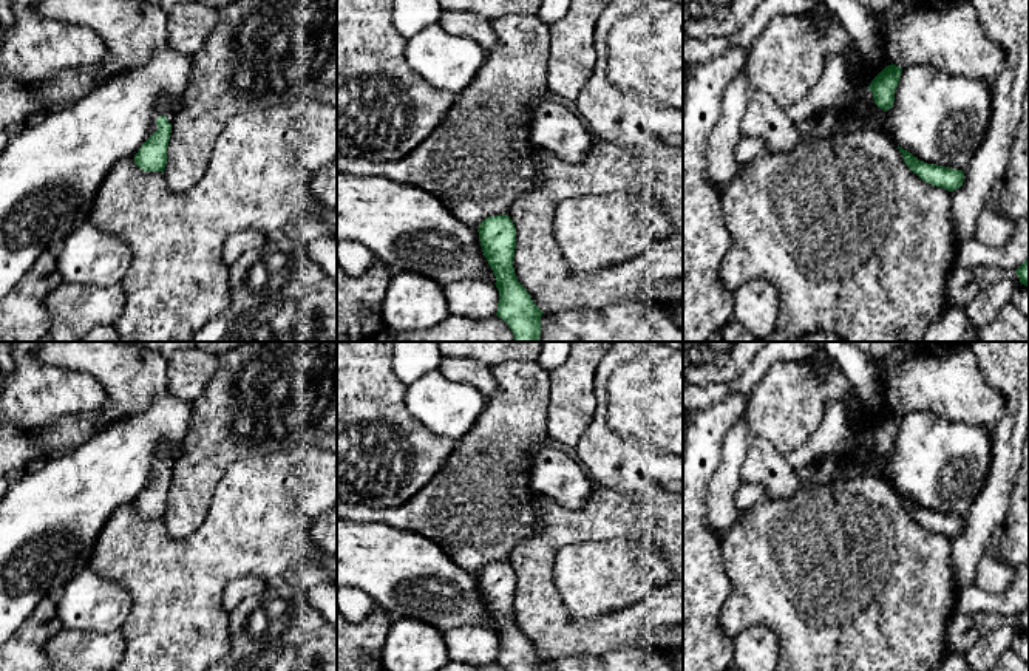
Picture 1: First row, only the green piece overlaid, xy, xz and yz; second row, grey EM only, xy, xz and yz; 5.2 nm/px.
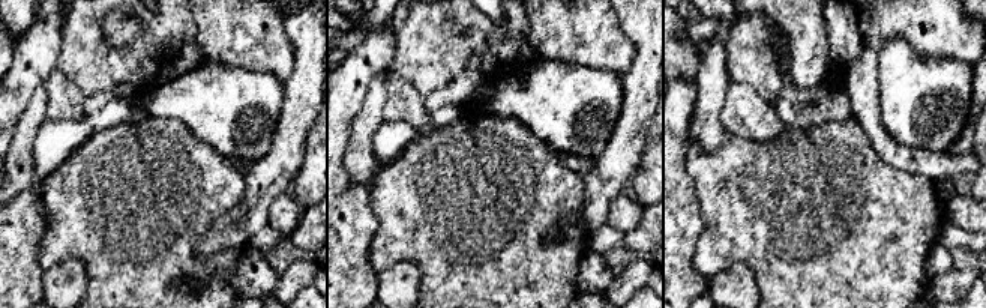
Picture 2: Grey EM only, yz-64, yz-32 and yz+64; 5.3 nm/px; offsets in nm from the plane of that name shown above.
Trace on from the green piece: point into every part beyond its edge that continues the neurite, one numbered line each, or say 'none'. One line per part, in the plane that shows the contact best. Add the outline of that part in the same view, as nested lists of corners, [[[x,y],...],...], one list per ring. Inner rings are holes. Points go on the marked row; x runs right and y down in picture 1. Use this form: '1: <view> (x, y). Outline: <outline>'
1: yz (858, 245). Outline: [[[868,127],[850,131],[847,136],[817,139],[803,136],[788,152],[765,152],[749,169],[737,172],[729,184],[718,193],[726,227],[732,244],[722,260],[720,280],[734,292],[754,280],[771,281],[779,292],[779,342],[796,342],[799,337],[816,331],[830,331],[845,342],[924,342],[929,328],[946,311],[944,289],[955,266],[956,241],[953,235],[953,215],[950,192],[922,181],[904,162],[895,141],[881,128]]]

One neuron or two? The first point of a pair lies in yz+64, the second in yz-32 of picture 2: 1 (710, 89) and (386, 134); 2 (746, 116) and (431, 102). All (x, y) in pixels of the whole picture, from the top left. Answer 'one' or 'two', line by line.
1: two
2: two

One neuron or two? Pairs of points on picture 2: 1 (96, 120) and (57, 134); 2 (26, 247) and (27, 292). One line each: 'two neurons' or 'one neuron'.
1: one neuron
2: one neuron

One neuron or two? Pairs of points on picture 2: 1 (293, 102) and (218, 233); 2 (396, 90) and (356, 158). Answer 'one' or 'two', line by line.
1: one
2: two

